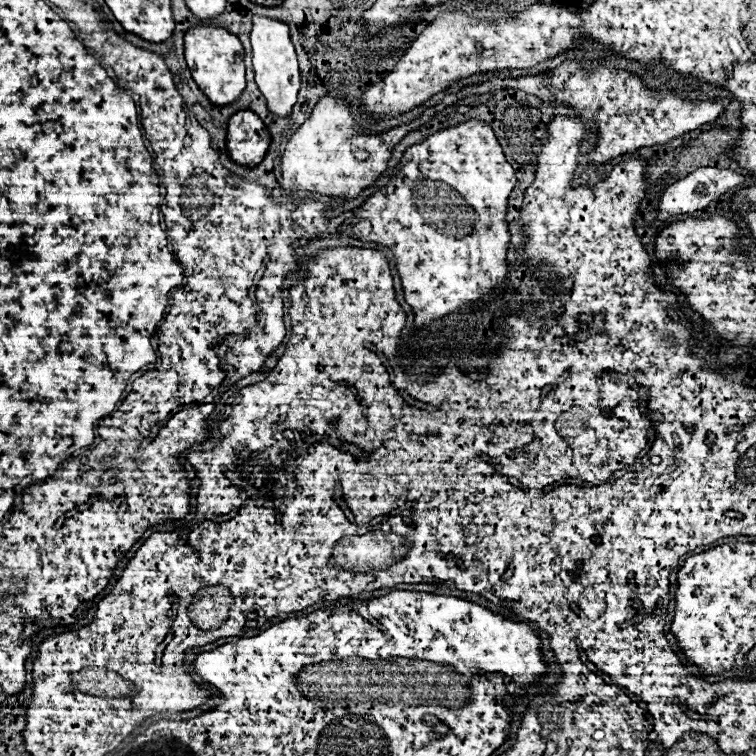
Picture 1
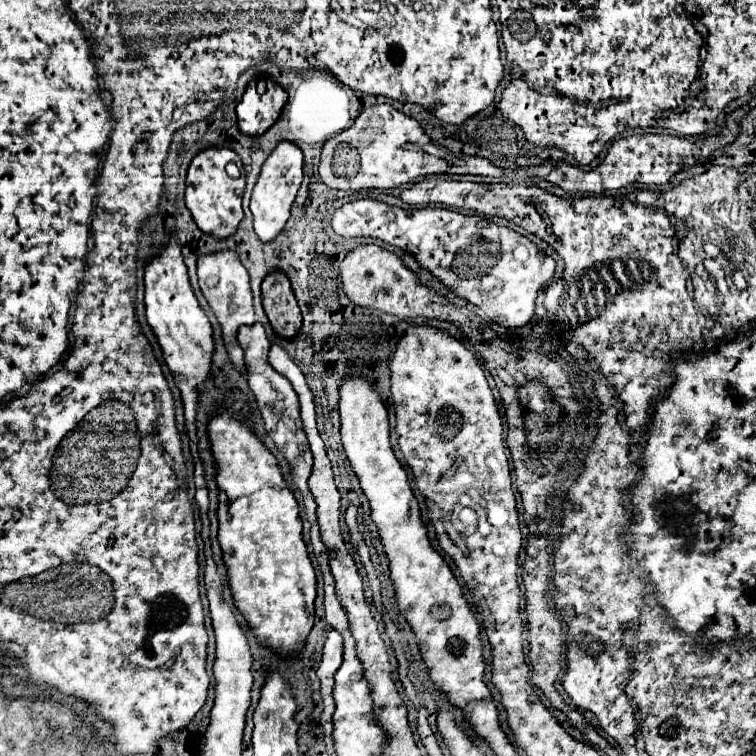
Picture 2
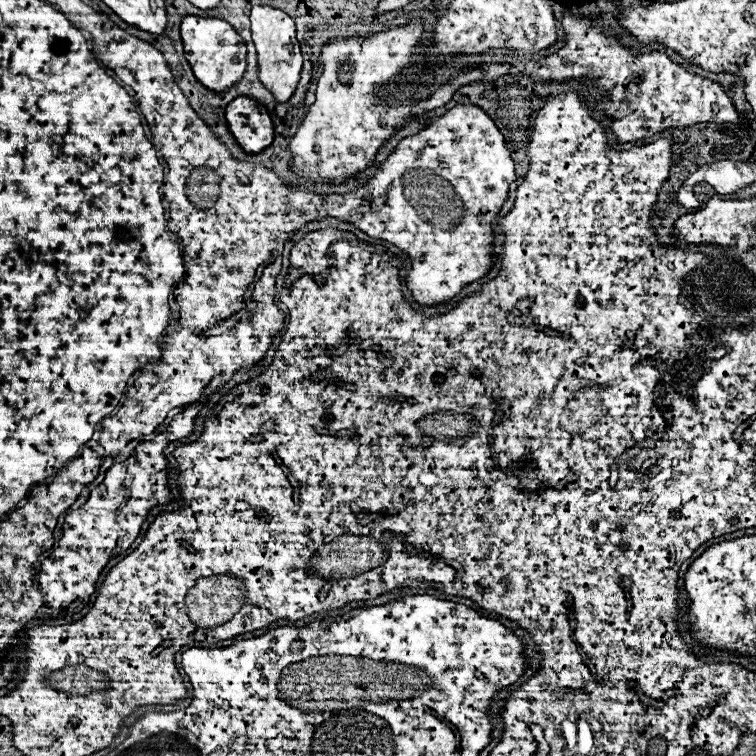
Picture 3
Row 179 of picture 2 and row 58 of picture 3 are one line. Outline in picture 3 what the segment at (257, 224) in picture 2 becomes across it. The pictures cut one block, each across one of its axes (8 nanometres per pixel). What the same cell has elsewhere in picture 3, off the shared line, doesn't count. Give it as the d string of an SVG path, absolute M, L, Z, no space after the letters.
M254 6L250 14L252 24L252 40L258 50L258 64L260 64L260 80L262 84L276 96L278 102L290 100L300 80L302 70L302 54L296 40L296 26L294 20L272 6Z

